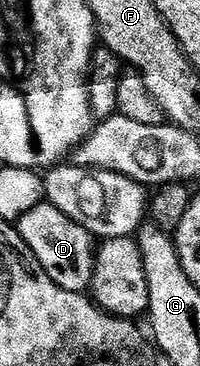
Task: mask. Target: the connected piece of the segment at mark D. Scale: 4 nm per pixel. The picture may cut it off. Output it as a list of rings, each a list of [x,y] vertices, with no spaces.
[[[48,201],[25,211],[20,217],[20,221],[17,221],[18,231],[24,239],[26,250],[31,251],[39,263],[42,274],[63,290],[84,294],[95,274],[97,243],[94,236]]]

